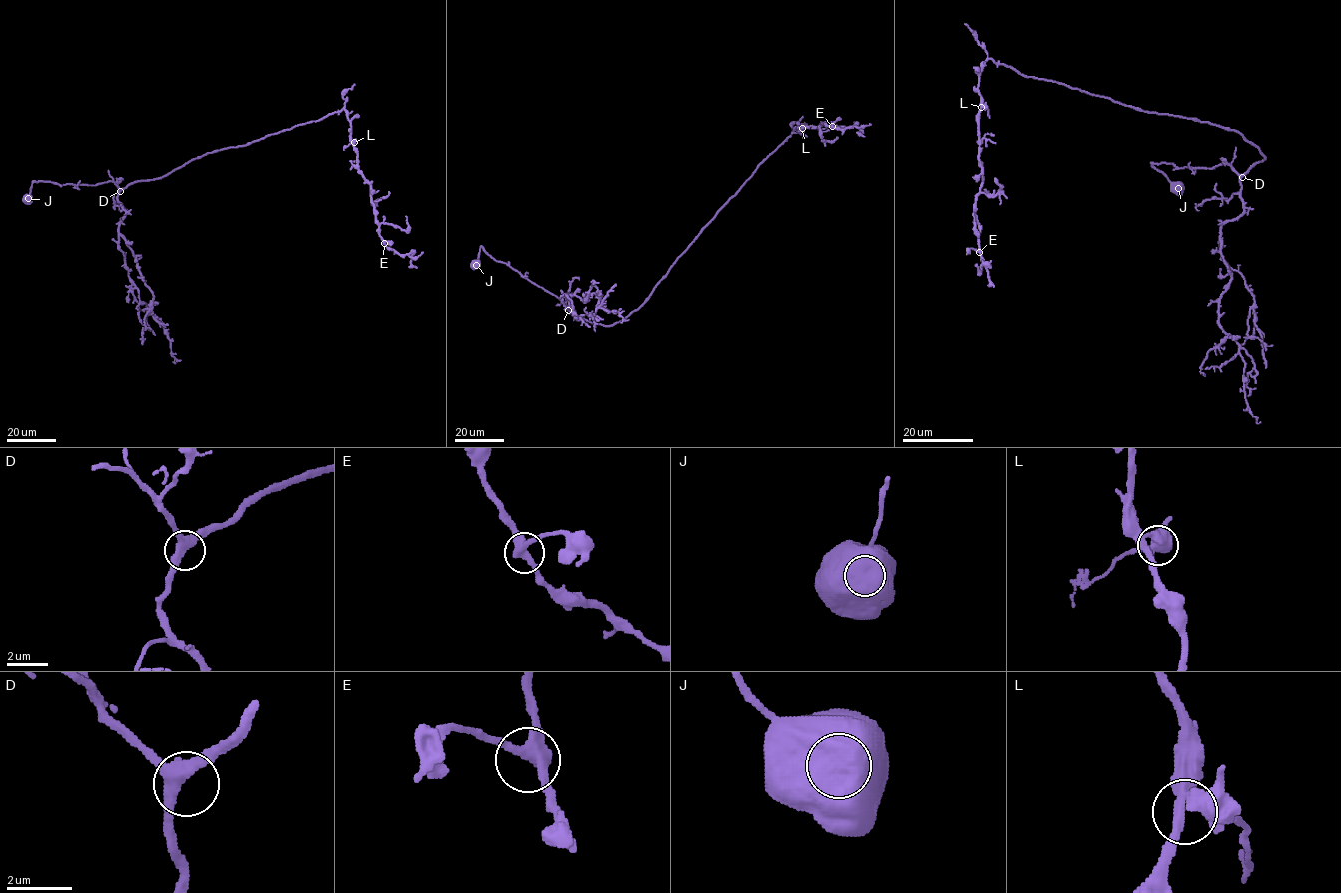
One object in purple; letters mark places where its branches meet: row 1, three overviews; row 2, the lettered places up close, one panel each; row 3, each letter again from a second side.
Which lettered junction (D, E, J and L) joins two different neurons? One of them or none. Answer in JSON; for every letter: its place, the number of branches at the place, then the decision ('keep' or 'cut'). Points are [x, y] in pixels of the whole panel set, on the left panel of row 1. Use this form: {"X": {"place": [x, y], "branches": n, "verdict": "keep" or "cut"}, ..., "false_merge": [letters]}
{"D": {"place": [120, 191], "branches": 3, "verdict": "keep"}, "E": {"place": [384, 243], "branches": 3, "verdict": "keep"}, "J": {"place": [28, 198], "branches": 1, "verdict": "keep"}, "L": {"place": [354, 142], "branches": 2, "verdict": "keep"}, "false_merge": []}

